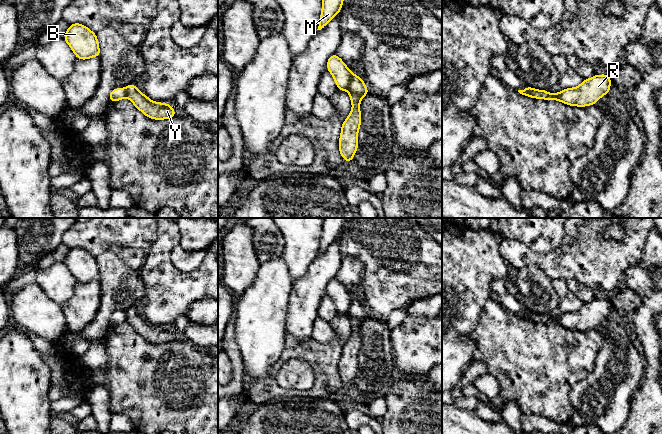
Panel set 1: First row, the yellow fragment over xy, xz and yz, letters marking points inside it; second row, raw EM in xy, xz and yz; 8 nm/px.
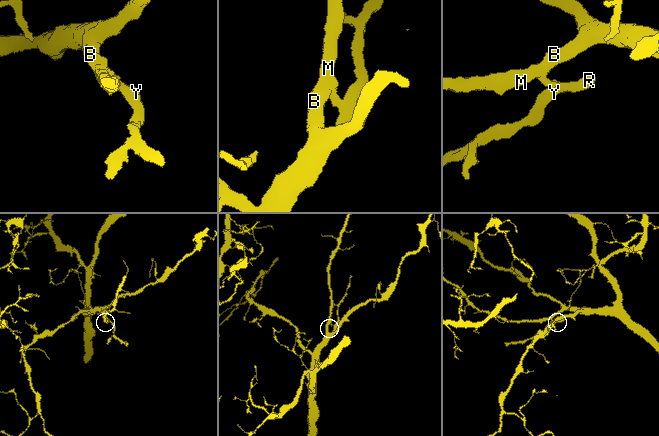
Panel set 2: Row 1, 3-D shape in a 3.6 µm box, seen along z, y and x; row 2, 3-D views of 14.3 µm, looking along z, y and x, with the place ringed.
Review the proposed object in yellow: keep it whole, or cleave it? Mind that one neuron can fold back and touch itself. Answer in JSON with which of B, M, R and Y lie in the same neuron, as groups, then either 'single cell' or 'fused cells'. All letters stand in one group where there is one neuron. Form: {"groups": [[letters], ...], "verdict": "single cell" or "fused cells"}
{"groups": [["B", "M"], ["R", "Y"]], "verdict": "fused cells"}

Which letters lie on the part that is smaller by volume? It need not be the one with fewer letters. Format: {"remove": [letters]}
{"remove": ["R", "Y"]}

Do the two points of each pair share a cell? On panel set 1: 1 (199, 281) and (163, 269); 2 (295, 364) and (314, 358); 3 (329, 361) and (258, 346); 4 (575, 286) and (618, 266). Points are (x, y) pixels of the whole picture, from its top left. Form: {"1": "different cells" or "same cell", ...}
{"1": "same cell", "2": "different cells", "3": "different cells", "4": "different cells"}

